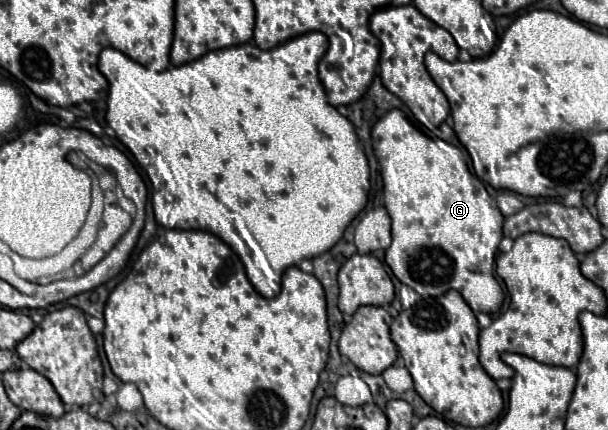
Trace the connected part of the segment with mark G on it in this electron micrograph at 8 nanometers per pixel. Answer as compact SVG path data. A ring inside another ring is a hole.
M391 109L371 131L373 149L383 177L385 209L391 217L393 241L385 251L385 261L393 275L417 291L421 297L439 297L455 289L469 303L473 313L497 313L503 305L503 289L493 275L496 255L503 233L504 216L483 181L471 175L461 149L441 139L427 137L415 129L399 109Z

